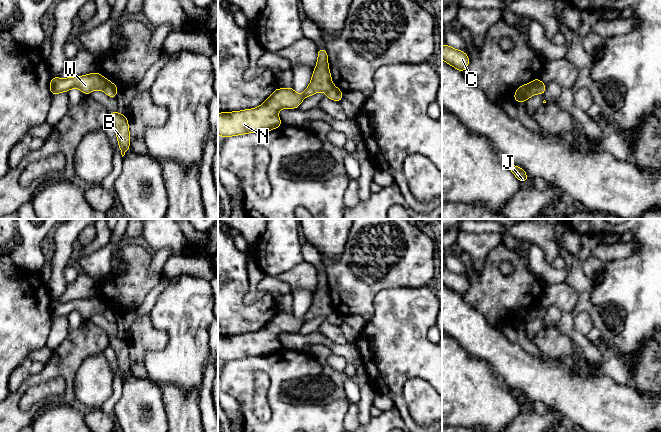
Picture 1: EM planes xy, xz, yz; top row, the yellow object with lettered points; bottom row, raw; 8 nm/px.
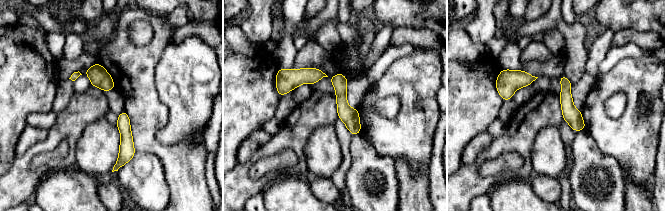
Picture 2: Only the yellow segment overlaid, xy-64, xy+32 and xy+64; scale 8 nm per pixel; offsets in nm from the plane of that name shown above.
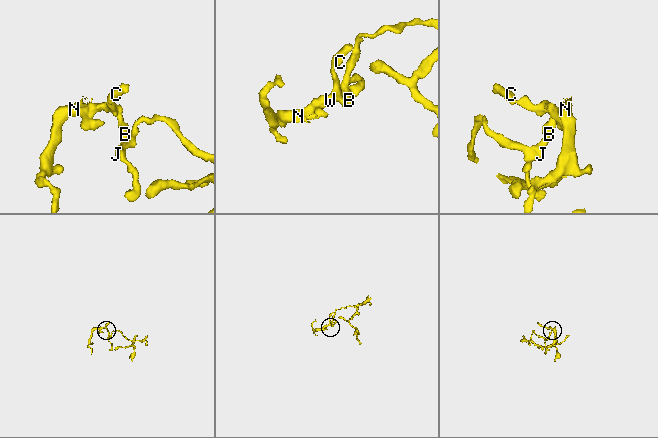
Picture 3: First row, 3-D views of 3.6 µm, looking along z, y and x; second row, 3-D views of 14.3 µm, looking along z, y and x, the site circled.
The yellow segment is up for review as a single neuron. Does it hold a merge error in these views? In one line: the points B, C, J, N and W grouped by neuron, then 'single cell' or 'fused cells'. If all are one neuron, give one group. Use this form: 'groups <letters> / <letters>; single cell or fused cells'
groups B J / C N W; fused cells

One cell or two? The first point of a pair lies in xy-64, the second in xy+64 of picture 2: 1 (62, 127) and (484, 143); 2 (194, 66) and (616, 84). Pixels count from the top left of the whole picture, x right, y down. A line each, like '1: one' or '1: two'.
1: two
2: one

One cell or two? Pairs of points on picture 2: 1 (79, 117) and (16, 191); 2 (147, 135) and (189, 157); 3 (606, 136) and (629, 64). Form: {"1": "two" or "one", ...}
{"1": "one", "2": "one", "3": "one"}

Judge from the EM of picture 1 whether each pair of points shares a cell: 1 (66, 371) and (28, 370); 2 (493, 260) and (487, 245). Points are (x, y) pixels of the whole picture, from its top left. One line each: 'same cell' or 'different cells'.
1: different cells
2: different cells

